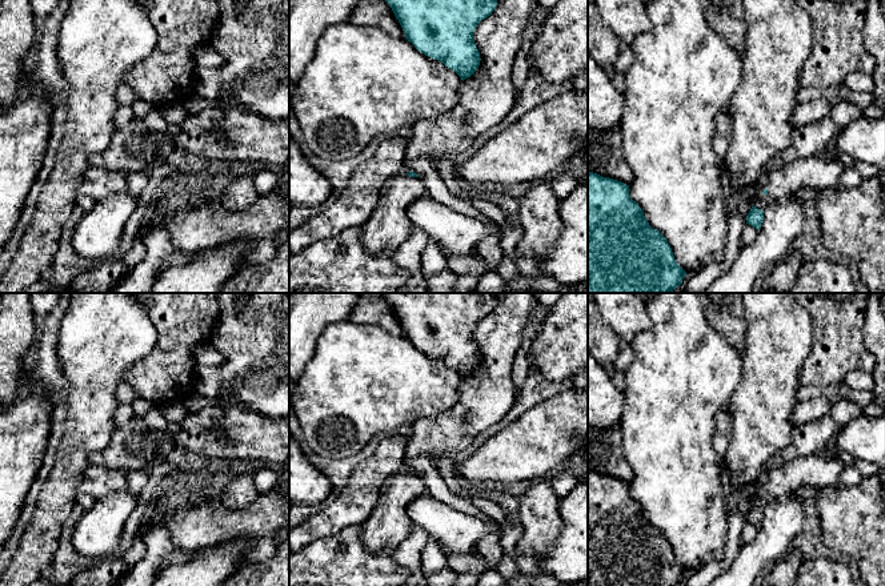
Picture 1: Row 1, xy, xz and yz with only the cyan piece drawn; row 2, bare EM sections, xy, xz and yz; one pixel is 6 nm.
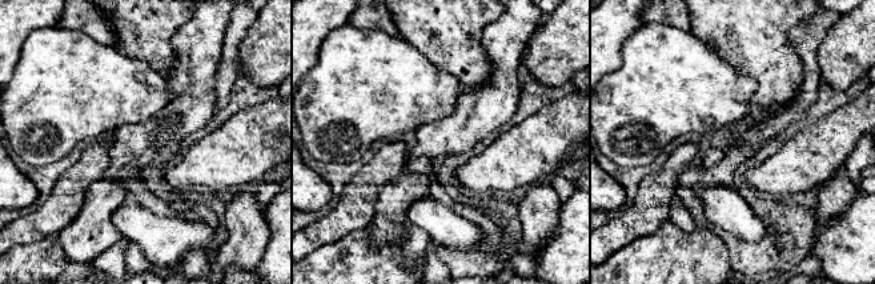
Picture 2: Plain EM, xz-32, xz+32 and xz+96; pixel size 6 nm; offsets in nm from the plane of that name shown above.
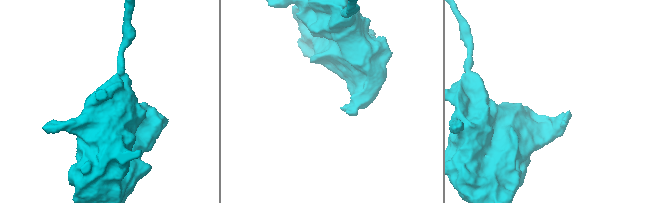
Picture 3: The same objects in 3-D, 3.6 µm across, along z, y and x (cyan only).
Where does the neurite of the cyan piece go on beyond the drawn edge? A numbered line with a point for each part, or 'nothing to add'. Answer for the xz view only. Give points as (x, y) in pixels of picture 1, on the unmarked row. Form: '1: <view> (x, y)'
1: xz (388, 525)

